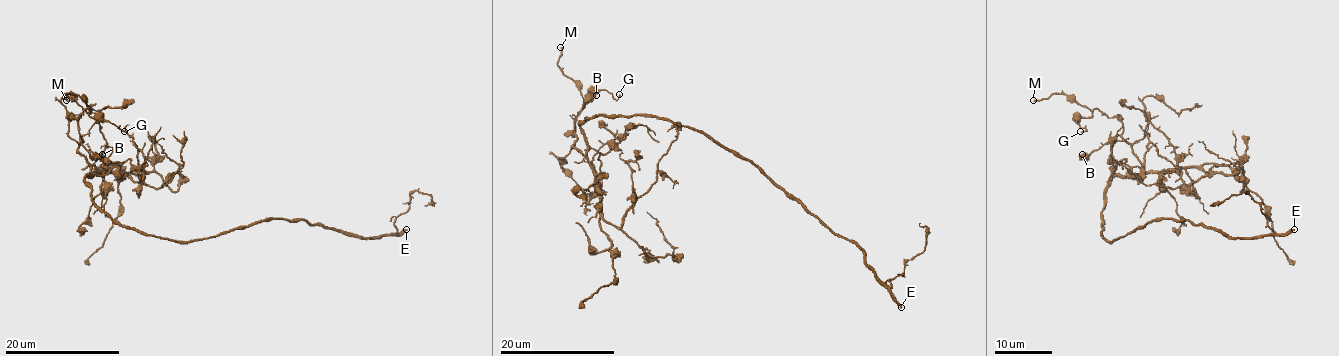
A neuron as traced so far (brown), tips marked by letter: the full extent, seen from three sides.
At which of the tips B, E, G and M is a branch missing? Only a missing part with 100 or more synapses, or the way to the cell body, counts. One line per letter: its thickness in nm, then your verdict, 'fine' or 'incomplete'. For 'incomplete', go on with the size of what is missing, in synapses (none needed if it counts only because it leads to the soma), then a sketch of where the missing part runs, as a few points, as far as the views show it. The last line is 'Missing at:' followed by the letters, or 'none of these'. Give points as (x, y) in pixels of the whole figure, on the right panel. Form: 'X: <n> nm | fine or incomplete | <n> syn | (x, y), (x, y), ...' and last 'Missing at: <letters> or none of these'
B: 500 nm | fine
E: 300 nm | incomplete | 500 syn
G: 130 nm | fine
M: 220 nm | fine
Missing at: E

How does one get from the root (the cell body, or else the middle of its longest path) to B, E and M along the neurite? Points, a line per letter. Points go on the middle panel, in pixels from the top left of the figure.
B: (669, 121), (649, 115), (587, 117), (579, 125), (585, 155), (573, 145), (575, 120), (582, 104), (596, 95)
E: (669, 121), (701, 130), (756, 164), (836, 234), (851, 240), (862, 251), (864, 263), (901, 307)
M: (669, 121), (587, 117), (579, 125), (582, 154), (573, 131), (583, 97), (557, 64), (560, 47)

